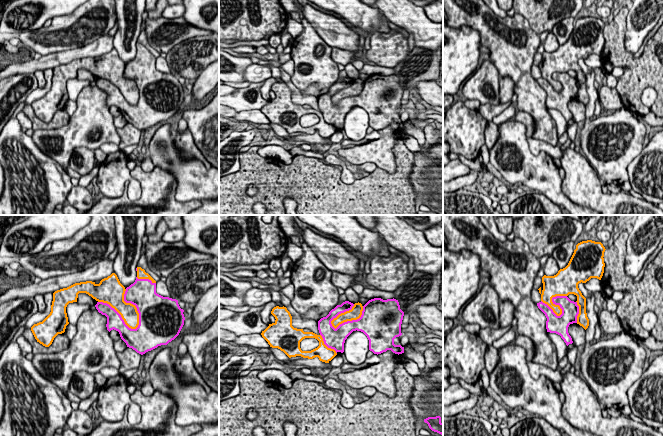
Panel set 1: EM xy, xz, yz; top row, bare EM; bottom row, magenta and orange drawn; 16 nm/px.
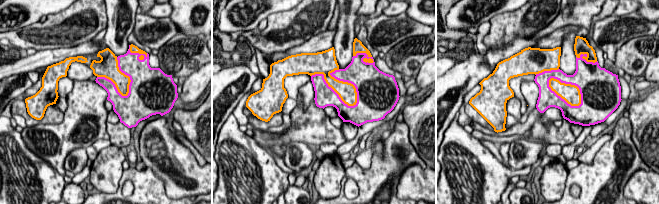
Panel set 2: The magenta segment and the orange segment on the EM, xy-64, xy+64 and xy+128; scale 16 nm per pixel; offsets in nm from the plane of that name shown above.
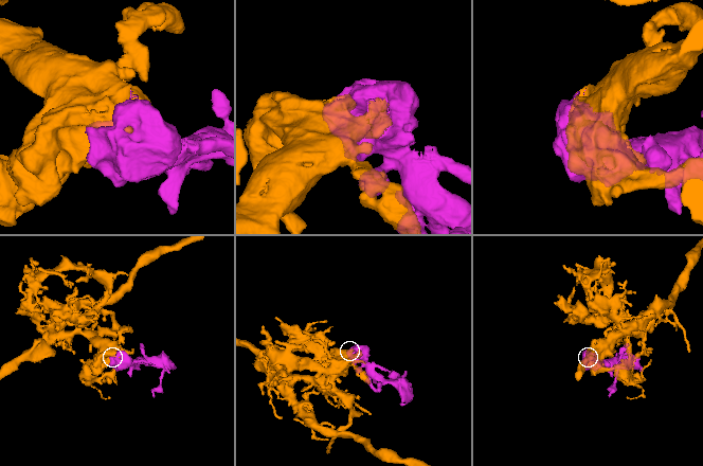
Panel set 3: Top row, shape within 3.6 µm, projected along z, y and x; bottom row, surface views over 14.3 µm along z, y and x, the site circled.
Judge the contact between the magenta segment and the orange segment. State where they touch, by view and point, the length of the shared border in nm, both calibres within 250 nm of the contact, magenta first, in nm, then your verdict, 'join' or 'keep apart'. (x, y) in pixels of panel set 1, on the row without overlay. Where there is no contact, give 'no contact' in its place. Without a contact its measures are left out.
xy (120, 91) | 750 nm | 260/280 nm | join

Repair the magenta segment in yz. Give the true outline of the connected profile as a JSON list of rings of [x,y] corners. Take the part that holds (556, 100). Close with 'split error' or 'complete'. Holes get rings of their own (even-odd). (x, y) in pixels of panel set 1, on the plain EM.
[[[592,16],[582,17],[576,21],[576,25],[568,41],[560,45],[554,52],[542,53],[543,66],[541,77],[537,79],[538,84],[545,90],[547,108],[556,109],[561,112],[566,121],[572,120],[572,114],[568,109],[570,100],[577,99],[585,106],[589,102],[589,95],[586,89],[586,74],[578,64],[579,59],[586,59],[591,54],[601,56],[604,49],[604,28],[605,23],[601,18]]]; split error

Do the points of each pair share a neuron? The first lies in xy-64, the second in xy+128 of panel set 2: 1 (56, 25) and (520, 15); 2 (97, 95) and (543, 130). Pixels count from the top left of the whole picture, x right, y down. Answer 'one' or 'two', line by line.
1: one
2: one

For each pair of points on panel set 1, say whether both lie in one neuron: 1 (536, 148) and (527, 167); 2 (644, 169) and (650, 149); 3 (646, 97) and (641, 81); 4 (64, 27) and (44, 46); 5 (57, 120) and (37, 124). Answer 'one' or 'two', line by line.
1: two
2: one
3: two
4: one
5: one

